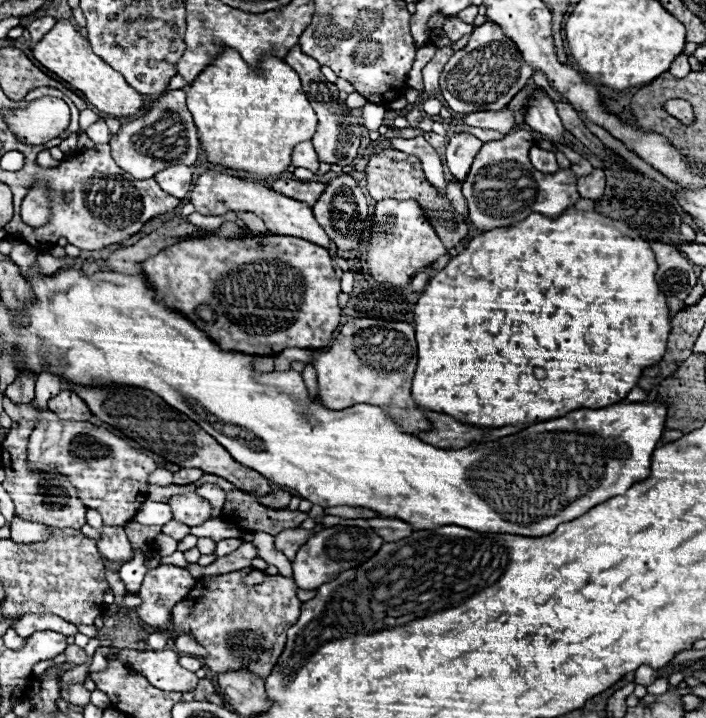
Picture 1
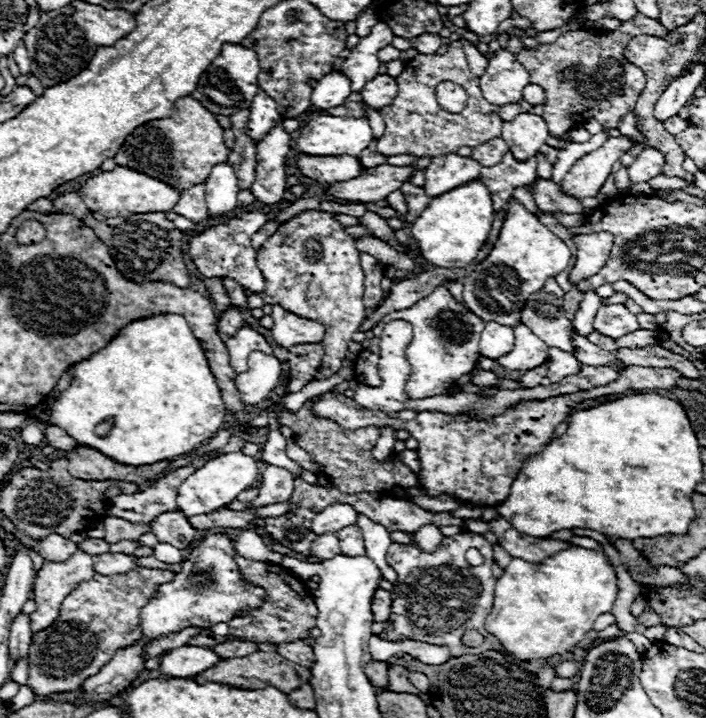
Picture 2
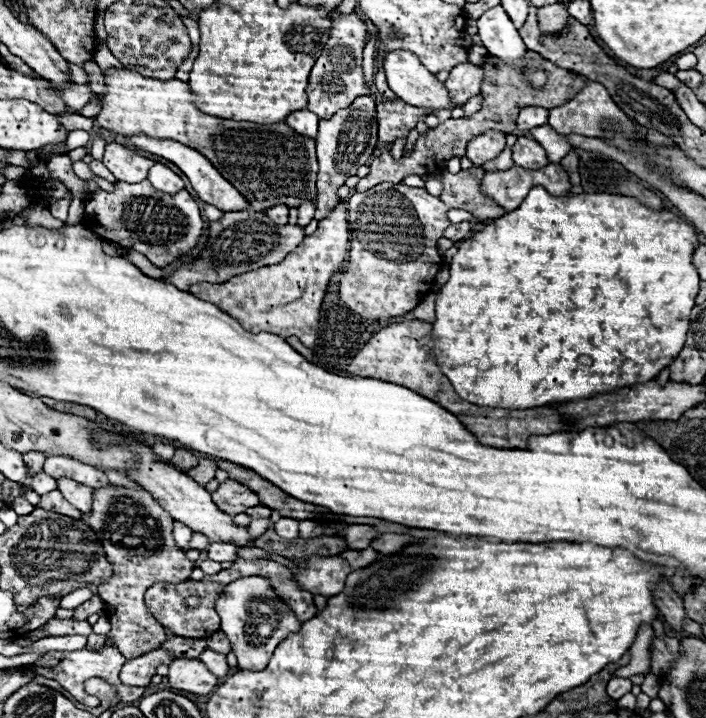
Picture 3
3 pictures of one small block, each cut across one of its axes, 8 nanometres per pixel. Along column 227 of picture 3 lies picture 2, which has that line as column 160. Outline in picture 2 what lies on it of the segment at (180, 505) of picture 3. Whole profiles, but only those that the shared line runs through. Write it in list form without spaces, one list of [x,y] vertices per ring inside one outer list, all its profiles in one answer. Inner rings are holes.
[[[180,508],[176,512],[164,512],[150,522],[150,532],[158,538],[158,542],[172,544],[180,550],[188,548],[194,542],[196,530],[190,526],[188,518]]]

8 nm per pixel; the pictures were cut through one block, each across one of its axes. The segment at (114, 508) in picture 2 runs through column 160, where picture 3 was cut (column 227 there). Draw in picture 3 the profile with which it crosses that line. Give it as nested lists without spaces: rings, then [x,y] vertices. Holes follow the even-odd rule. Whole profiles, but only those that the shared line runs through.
[[[230,478],[226,482],[222,482],[216,492],[212,492],[212,500],[216,502],[218,508],[222,508],[222,512],[226,512],[230,516],[242,514],[248,508],[260,504],[258,496],[250,488],[246,488],[244,484],[236,482],[236,480],[230,480]]]

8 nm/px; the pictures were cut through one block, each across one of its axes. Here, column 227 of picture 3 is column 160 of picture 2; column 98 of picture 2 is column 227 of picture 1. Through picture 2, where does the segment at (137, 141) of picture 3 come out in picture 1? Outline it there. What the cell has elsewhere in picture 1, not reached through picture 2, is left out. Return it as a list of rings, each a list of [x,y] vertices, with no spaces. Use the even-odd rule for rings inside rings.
[[[208,170],[208,172],[198,176],[194,190],[190,194],[190,202],[194,204],[196,212],[206,214],[206,216],[224,216],[228,212],[252,212],[252,214],[260,216],[274,234],[304,238],[304,240],[318,244],[322,248],[330,246],[330,238],[322,230],[322,226],[316,222],[312,208],[308,204],[286,198],[286,196],[282,196],[282,194],[278,194],[278,192],[274,192],[258,182],[248,182],[248,180],[242,180],[236,176]]]

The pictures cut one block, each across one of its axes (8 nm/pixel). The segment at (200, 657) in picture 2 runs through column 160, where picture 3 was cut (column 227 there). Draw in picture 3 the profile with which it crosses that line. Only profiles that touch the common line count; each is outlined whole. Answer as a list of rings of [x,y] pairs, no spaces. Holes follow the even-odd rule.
[[[204,650],[204,652],[200,654],[200,660],[202,660],[202,662],[210,668],[210,672],[214,672],[214,676],[218,676],[218,678],[226,676],[228,670],[230,670],[230,666],[228,666],[228,662],[226,662],[226,656],[220,654],[220,652]]]

